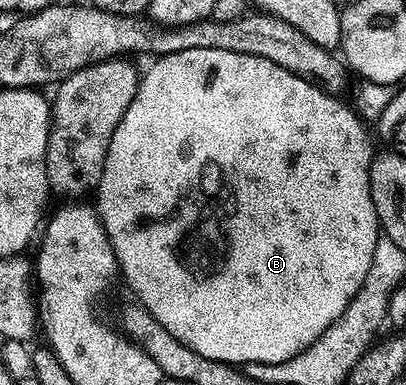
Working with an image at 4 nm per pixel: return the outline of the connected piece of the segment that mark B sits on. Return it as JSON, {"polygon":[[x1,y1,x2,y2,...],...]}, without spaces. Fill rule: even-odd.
{"polygon":[[196,47,194,51,177,51,173,55,156,57,150,63,147,70,142,70,133,103,129,103,125,115,121,115,121,123,117,123,113,131,113,139,109,139,105,171,94,194,96,197,93,197,119,261,122,280,127,280,128,287,139,296,138,304,147,309,173,339,185,343,185,347,197,351,197,355,205,355,205,359,232,367,249,363,277,364,293,359,313,344,343,314,345,307,349,307,353,295,357,295,365,283,365,275,369,275,373,251,377,251,377,243,381,240,369,183,373,156,367,152,367,144,361,143,361,127,365,121,346,100,340,99,339,109,331,109,327,121,323,121,323,129,319,129,319,109,315,109,315,117,311,117,311,105,319,105,319,101,307,101,307,89,316,93,319,86,257,55],[319,133,323,133,323,149,327,149,327,153,323,153,323,157,327,157,323,169,319,169],[323,177,331,177,331,189,327,189]]}

